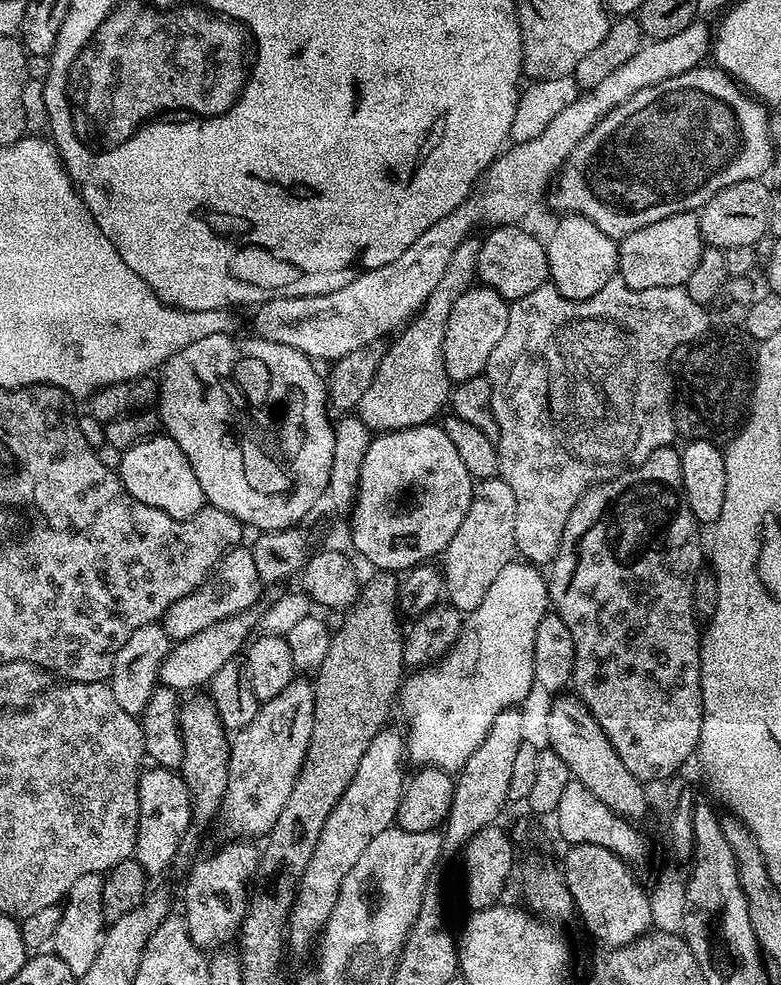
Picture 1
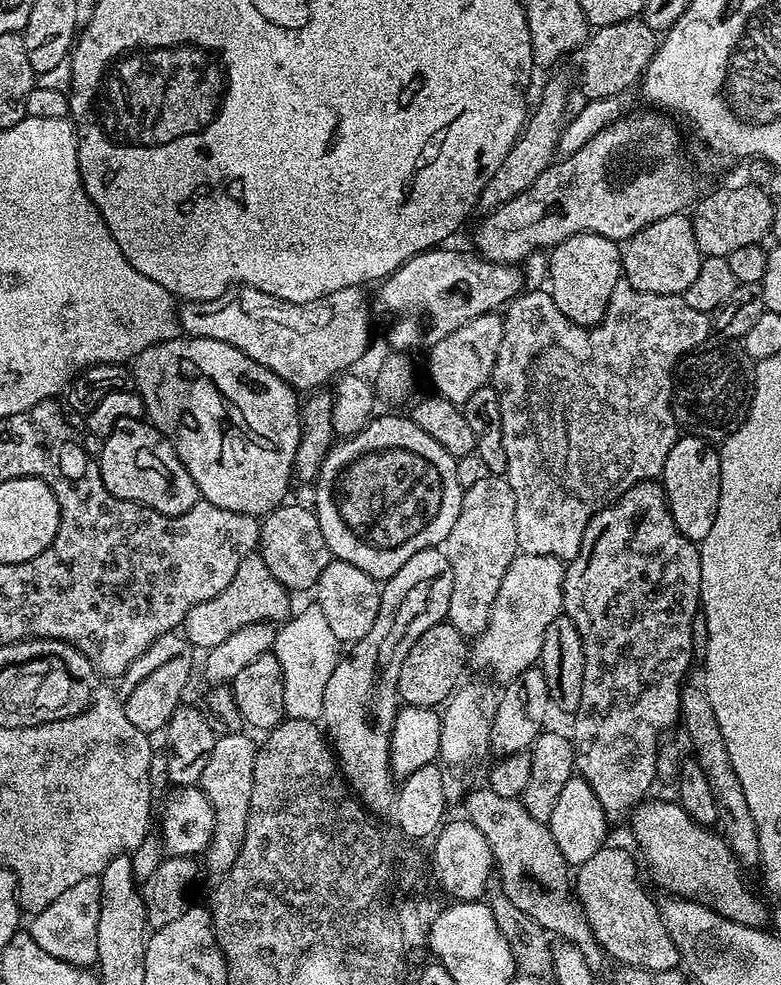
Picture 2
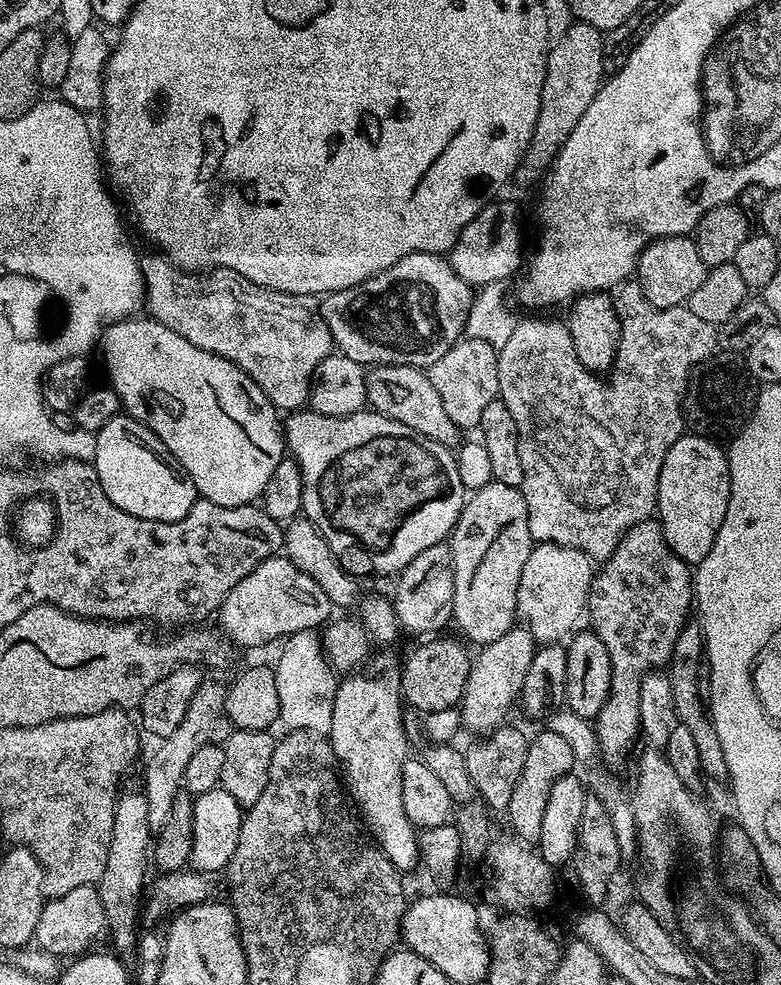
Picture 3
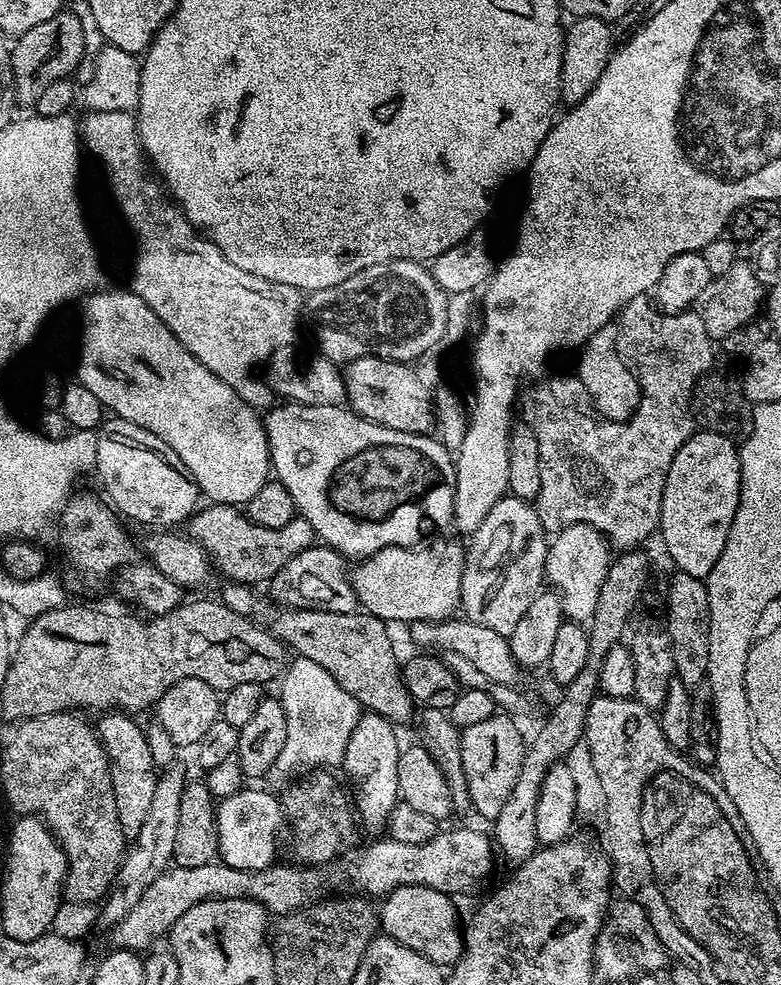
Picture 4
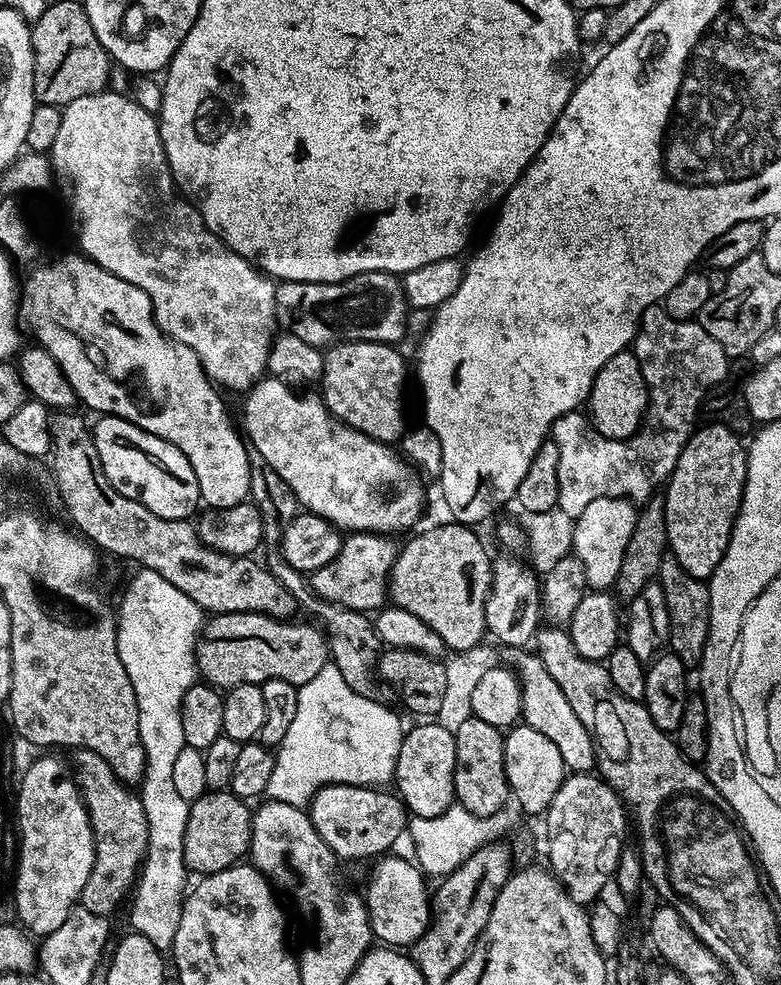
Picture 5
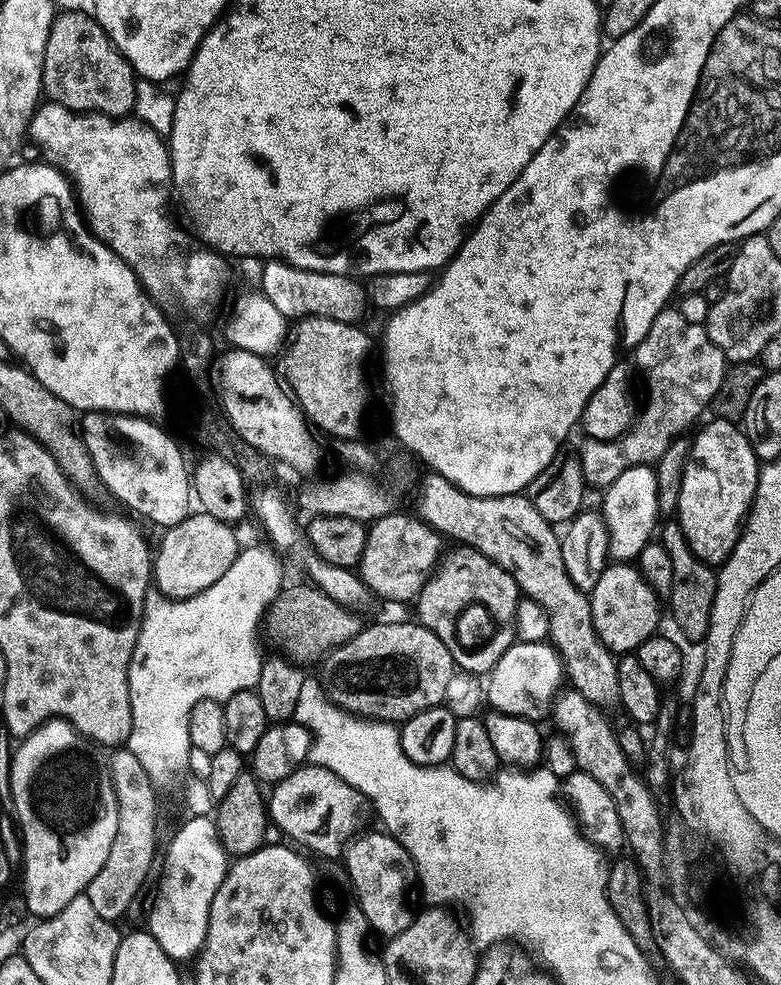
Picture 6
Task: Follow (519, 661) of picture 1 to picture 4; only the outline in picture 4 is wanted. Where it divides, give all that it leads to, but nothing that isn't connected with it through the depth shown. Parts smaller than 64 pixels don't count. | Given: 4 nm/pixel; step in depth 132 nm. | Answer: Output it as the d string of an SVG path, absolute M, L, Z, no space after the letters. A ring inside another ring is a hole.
M571 524L568 528L559 529L553 536L556 537L551 537L544 563L547 583L558 593L560 605L569 621L587 621L594 614L603 579L606 578L610 545L599 530L588 524Z

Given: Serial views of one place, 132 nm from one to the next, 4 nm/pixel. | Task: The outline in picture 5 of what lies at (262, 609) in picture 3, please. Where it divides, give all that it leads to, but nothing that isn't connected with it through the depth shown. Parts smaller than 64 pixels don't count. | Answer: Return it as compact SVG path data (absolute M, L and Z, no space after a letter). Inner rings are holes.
M353 532L344 536L344 544L334 558L314 573L310 581L313 591L324 600L338 603L352 611L375 613L385 607L389 599L388 577L396 561L398 544L393 537L378 532Z

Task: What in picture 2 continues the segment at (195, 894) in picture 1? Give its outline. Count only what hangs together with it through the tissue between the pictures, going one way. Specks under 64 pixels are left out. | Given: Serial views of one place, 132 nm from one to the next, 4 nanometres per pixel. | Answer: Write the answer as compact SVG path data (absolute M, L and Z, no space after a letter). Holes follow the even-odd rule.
M244 732L219 737L202 770L198 787L206 794L210 806L214 806L214 834L208 843L206 857L209 870L215 874L228 872L234 858L238 858L238 850L242 850L242 838L246 834L246 822L250 815L250 794L254 786L257 751L257 741L255 744Z

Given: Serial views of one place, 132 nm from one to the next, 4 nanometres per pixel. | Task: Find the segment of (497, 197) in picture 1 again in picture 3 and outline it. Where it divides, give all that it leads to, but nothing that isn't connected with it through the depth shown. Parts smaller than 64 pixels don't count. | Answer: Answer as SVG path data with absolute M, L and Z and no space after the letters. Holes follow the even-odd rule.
M155 255L149 258L148 264L146 260L142 268L146 308L152 311L149 312L151 319L170 326L170 330L174 330L174 334L182 334L186 342L194 342L194 346L236 364L264 391L277 410L291 414L303 409L310 400L310 381L316 375L316 368L334 352L330 330L313 301L306 296L291 296L263 288L229 268L214 268L207 274L193 274L176 267L167 256Z

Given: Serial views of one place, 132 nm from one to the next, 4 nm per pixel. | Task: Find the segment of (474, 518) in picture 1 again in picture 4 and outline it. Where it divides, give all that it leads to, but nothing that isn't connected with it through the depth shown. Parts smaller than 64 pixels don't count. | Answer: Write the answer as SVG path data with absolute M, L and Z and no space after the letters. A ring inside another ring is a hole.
M505 494L469 540L472 541L467 541L464 553L460 608L463 615L478 622L478 626L509 637L545 583L544 563L549 546L546 530L529 501Z

